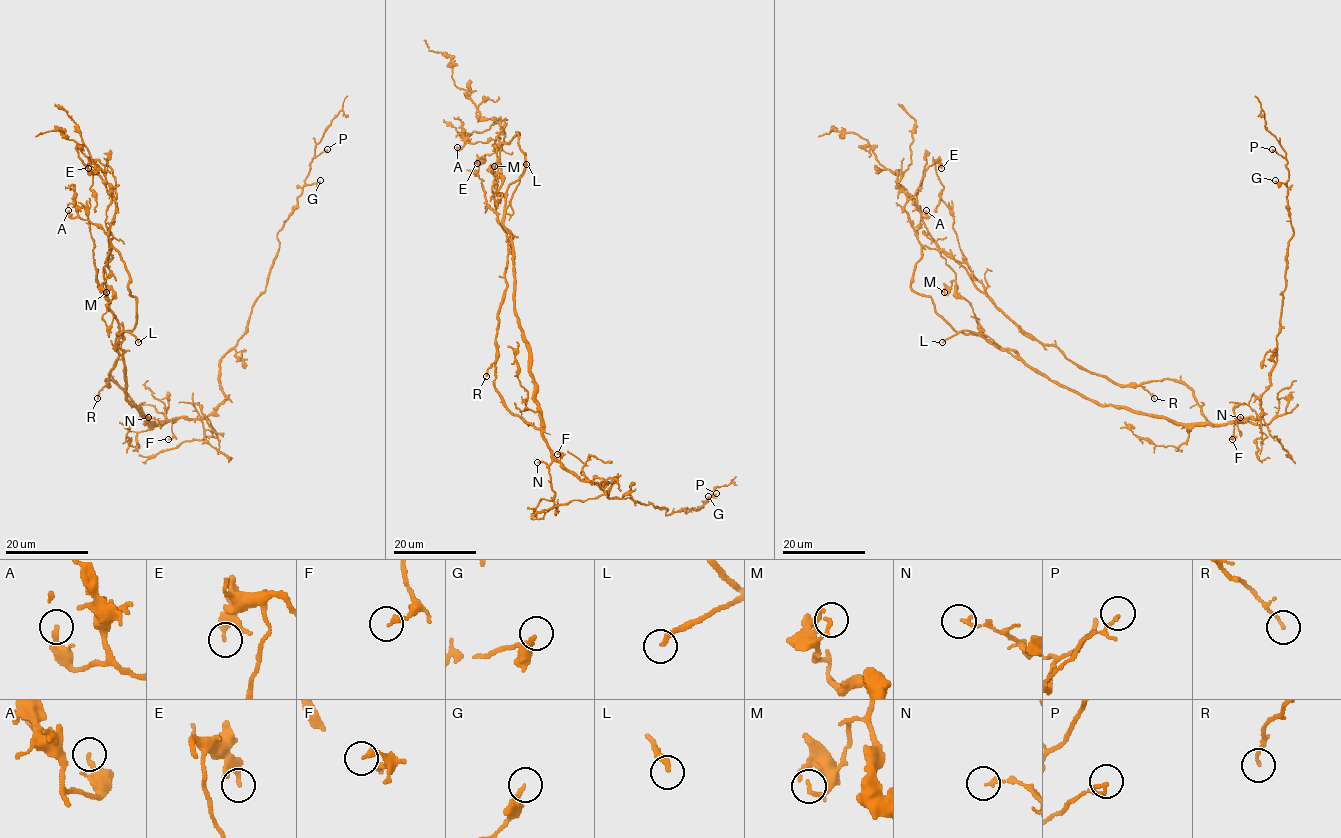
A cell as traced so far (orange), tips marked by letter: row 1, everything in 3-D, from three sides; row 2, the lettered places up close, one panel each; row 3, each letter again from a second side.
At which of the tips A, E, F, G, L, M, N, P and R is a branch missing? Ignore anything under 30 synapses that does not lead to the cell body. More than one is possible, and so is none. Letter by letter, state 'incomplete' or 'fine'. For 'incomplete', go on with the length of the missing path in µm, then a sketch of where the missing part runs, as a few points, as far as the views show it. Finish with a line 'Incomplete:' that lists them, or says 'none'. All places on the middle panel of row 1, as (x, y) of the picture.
A: fine
E: fine
F: fine
G: fine
L: incomplete; missing 80 µm; course (526, 164), (532, 147), (558, 113), (576, 76), (603, 43), (635, 21), (678, 9), (678, 2)
M: fine
N: fine
P: fine
R: fine
Incomplete: L

